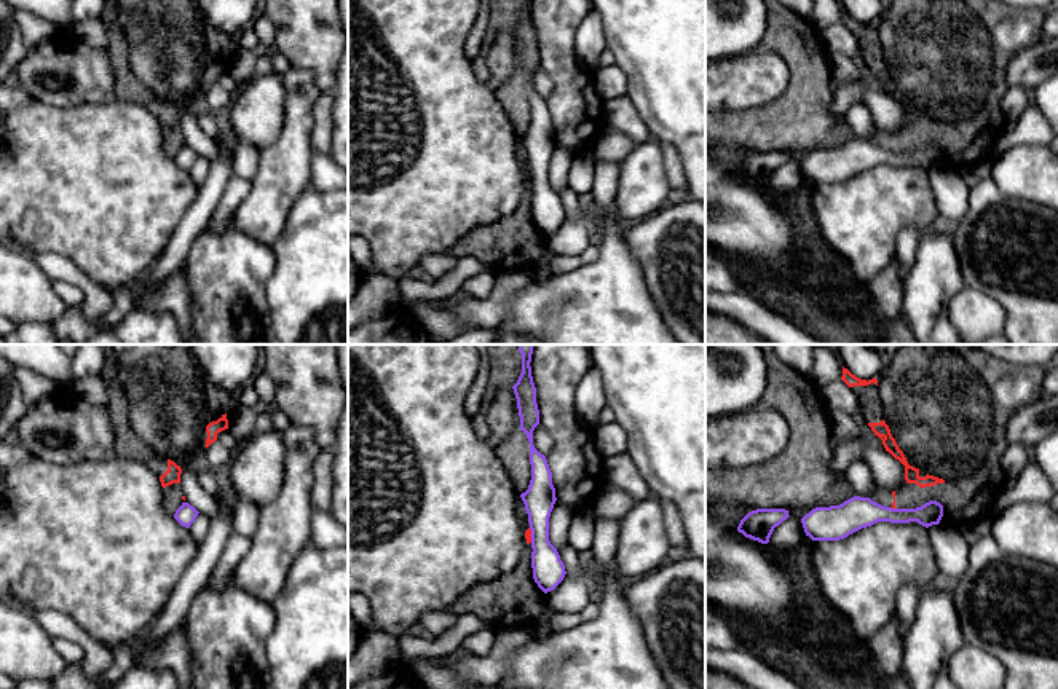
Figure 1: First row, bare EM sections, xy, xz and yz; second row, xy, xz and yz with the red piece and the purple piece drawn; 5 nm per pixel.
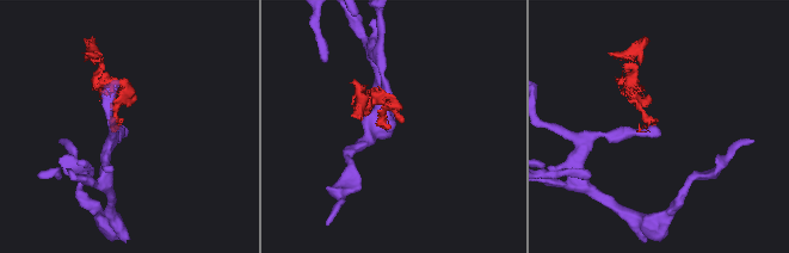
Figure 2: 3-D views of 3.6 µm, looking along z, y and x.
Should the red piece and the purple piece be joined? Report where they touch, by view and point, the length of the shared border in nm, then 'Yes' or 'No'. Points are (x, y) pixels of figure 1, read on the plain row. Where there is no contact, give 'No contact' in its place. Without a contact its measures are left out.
Touches red at xz (530, 177). Shared border 70 nm. No

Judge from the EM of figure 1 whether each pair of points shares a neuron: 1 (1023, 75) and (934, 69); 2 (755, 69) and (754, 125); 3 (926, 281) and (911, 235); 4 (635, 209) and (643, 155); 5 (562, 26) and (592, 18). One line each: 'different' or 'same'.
1: different
2: different
3: different
4: same
5: different

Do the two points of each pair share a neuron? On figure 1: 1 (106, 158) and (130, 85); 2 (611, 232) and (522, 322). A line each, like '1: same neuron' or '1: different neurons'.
1: different neurons
2: same neuron

